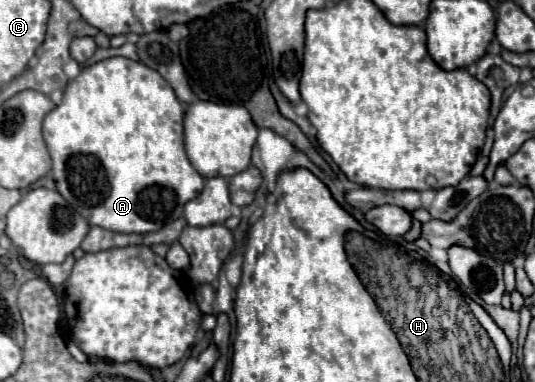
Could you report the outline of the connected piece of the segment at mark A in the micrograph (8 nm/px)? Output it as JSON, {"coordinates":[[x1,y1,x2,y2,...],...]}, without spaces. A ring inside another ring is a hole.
{"coordinates":[[111,57,99,63,93,63,89,67,85,67,77,79,73,79,65,93,63,93,63,101,61,105,57,105,43,121,43,139,45,145,49,149,51,161,53,161,53,169,51,169,51,177,57,183,57,191,61,193,61,197,75,209,79,211,83,217,87,217,87,221,91,225,109,229,109,231,117,231,117,233,151,233,151,231,159,231,165,223,175,221,183,215,183,207,187,201,195,199,201,189,203,189,203,177,193,169,193,165,187,159,185,147,183,147,183,105,179,103,179,99,175,97,173,89,169,87,169,83,151,67,145,67,139,61,131,61,127,57]]}

